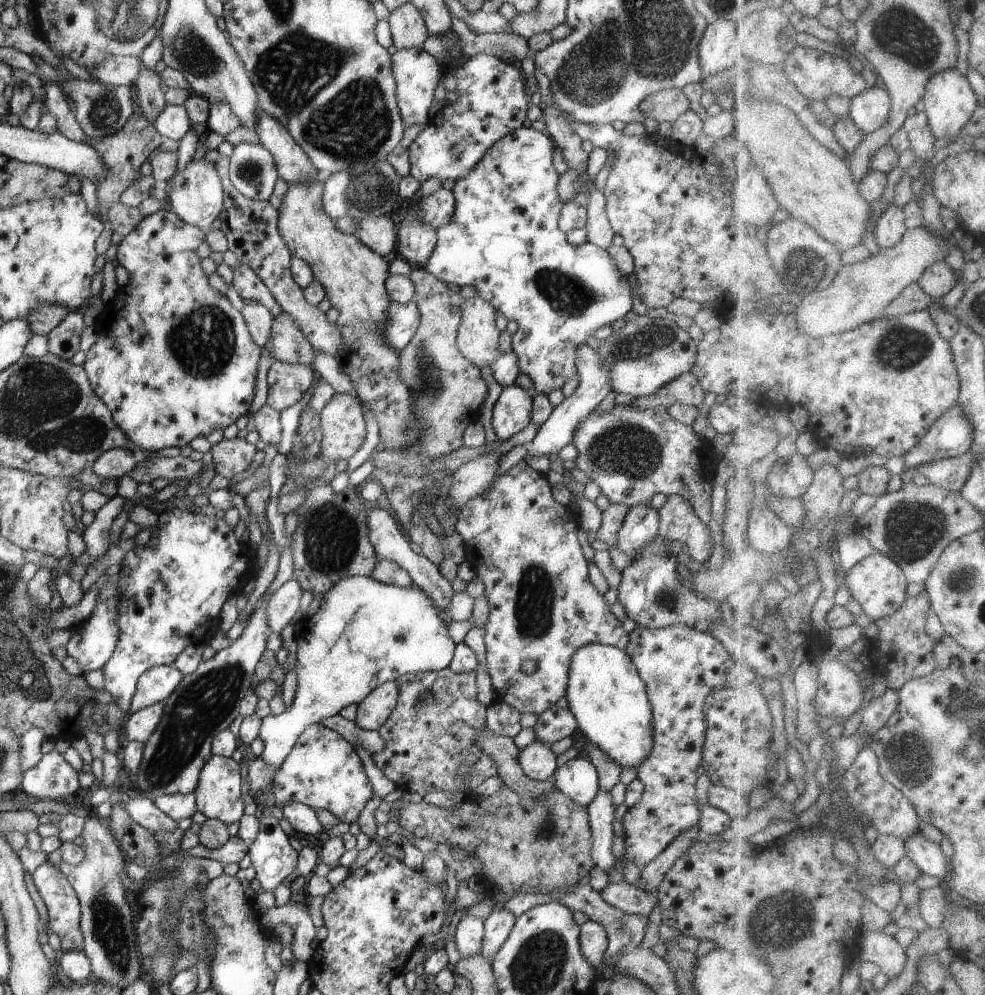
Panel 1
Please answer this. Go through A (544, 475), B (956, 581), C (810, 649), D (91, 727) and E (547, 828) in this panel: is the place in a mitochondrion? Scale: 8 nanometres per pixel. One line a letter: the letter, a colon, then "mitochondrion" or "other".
A: other
B: mitochondrion
C: other
D: other
E: mitochondrion

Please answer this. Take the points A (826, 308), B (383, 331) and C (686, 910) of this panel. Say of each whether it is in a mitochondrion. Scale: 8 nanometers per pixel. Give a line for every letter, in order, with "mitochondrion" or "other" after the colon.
A: other
B: other
C: other

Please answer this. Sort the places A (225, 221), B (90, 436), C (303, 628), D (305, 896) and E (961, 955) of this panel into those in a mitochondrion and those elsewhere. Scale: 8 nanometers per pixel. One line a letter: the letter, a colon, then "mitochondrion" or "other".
A: other
B: mitochondrion
C: other
D: other
E: other

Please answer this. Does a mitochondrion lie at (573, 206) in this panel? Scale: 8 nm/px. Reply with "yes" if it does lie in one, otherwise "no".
no

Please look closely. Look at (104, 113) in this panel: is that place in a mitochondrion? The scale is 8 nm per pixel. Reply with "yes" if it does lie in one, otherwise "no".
yes

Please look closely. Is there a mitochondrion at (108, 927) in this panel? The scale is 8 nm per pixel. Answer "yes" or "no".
yes

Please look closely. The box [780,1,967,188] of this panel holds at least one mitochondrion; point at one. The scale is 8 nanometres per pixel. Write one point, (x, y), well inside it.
(902, 32)

